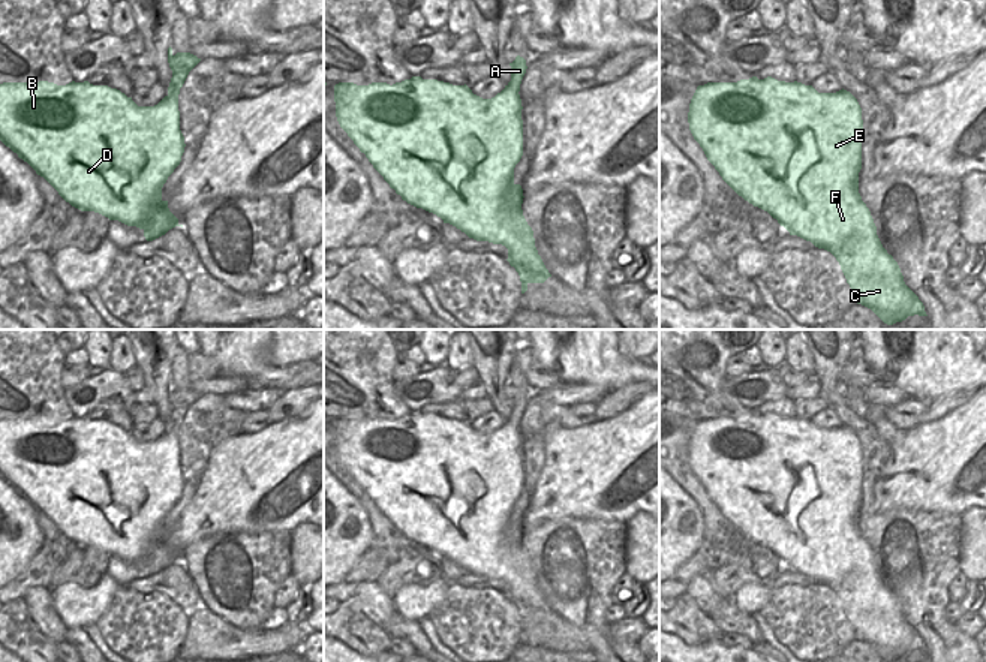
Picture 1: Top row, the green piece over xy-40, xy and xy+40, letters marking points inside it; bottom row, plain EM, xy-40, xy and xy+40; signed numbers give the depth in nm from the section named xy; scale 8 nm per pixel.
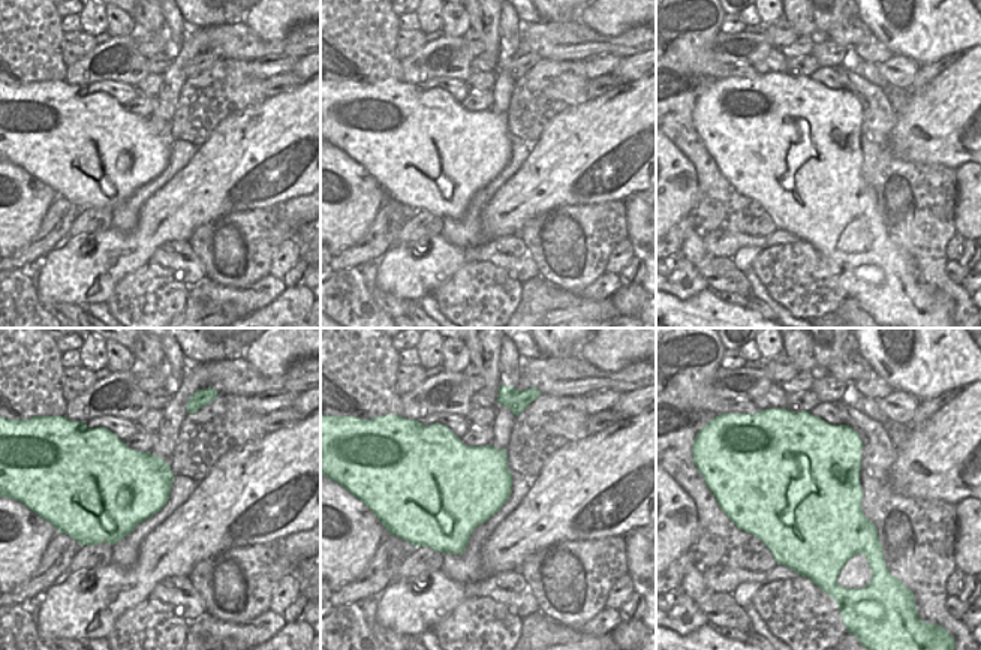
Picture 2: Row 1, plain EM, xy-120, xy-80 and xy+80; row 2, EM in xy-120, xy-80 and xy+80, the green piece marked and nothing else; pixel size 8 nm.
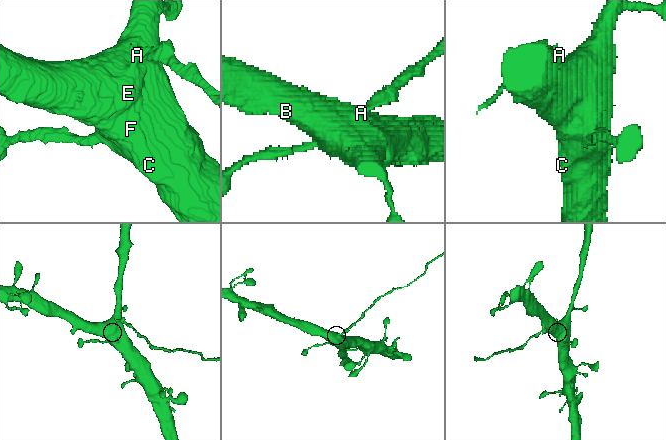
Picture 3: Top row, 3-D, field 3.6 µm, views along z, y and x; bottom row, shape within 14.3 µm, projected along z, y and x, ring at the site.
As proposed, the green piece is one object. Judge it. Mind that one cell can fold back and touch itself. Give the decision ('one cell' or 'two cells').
two cells

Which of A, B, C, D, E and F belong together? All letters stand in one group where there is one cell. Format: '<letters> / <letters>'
A / B C D E F

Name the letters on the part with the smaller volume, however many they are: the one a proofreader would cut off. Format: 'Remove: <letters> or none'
Remove: A.

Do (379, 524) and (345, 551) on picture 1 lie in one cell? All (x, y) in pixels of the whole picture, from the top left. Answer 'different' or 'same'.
different

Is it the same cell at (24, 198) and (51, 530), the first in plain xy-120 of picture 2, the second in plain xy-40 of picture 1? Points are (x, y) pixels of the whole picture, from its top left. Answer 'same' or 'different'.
different

